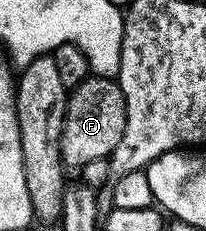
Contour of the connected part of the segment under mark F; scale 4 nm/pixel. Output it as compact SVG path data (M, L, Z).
M89 75L76 89L70 90L67 115L63 120L63 137L59 140L64 166L82 167L95 159L110 158L121 143L127 123L127 100L118 80Z

